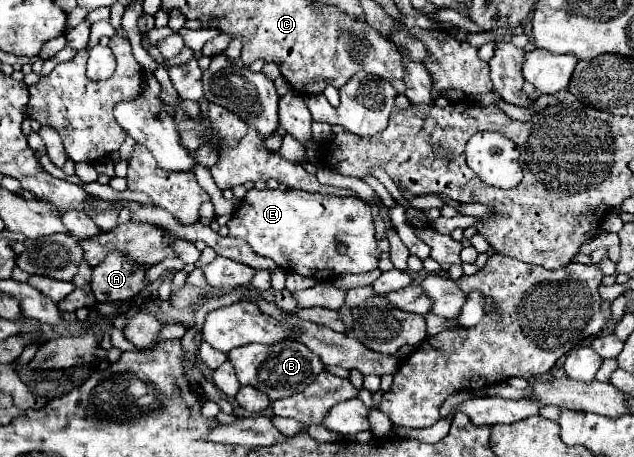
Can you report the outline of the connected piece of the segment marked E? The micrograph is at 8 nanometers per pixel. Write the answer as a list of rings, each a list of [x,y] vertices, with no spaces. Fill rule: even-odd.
[[[252,188],[244,200],[238,202],[234,218],[228,222],[230,236],[244,238],[256,254],[272,258],[286,272],[296,272],[302,276],[314,276],[320,280],[333,280],[345,274],[360,274],[378,268],[378,242],[374,238],[374,220],[370,216],[370,206],[358,198],[312,194],[304,190],[256,190]],[[338,244],[346,246],[346,252],[338,252]]]

